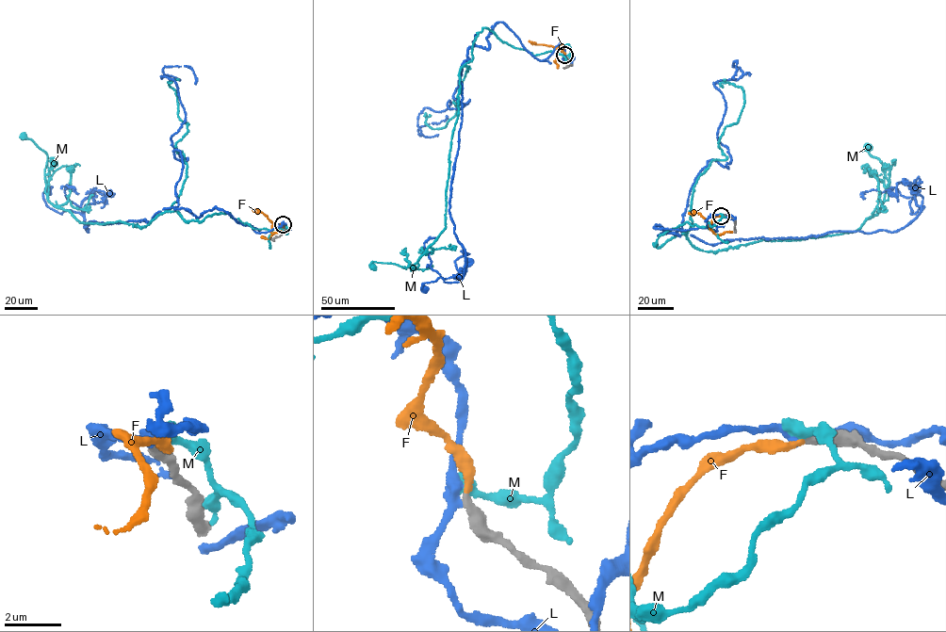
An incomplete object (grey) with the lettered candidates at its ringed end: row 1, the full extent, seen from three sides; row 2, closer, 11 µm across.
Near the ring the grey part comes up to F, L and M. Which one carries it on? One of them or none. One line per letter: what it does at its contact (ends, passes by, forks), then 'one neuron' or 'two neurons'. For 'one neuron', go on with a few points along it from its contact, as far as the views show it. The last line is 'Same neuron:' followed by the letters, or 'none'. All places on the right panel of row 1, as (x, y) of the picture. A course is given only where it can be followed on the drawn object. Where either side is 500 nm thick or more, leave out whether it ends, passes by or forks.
F: it ends | one neuron | via (721, 215), (713, 219), (709, 229), (707, 220), (700, 214), (694, 211), (693, 215), (688, 213)
L: it passes by | two neurons
M: two neurons
Same neuron: F

